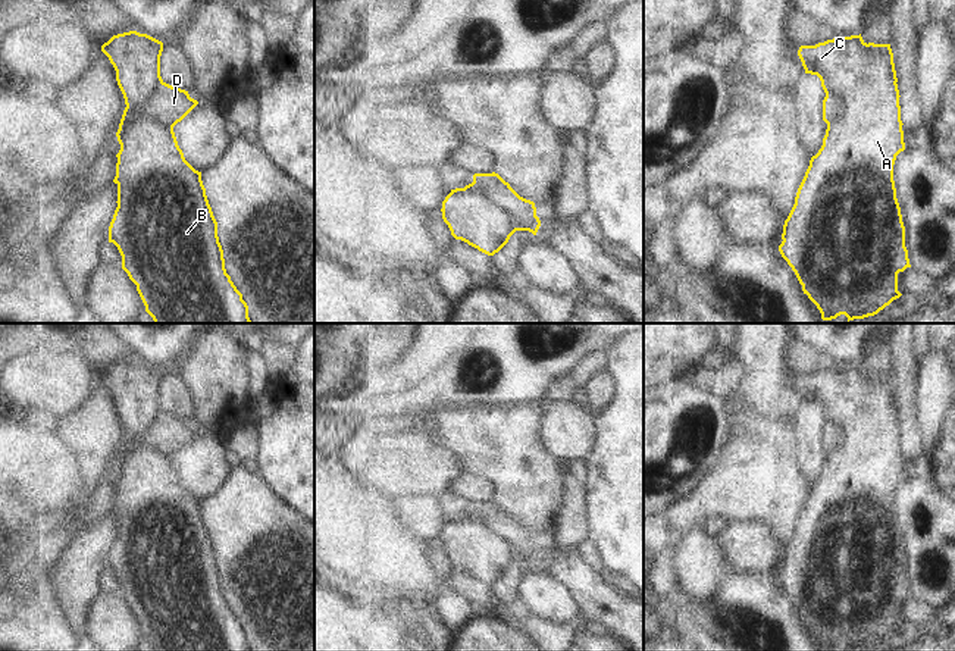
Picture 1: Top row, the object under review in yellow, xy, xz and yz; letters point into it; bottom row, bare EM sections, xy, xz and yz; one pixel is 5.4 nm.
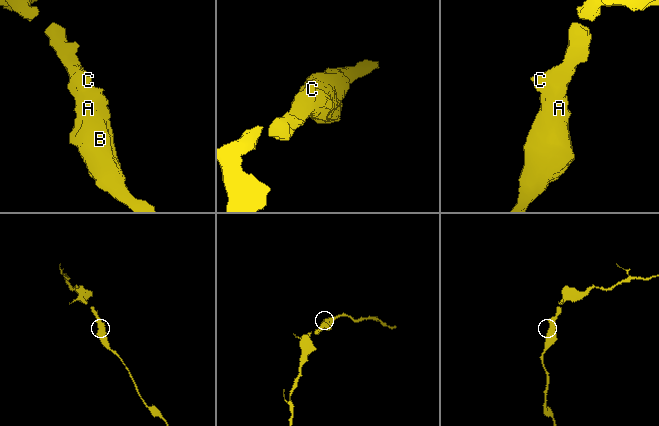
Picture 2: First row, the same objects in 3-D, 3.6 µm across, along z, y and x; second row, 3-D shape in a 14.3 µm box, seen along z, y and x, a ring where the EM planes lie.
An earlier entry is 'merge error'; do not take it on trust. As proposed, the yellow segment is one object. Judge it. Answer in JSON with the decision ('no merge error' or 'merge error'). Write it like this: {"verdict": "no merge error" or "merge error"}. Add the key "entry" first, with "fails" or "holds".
{"entry": "holds", "verdict": "merge error"}

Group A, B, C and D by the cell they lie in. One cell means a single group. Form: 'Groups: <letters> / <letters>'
Groups: A B C / D.

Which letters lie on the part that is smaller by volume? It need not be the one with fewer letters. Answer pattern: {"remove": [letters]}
{"remove": ["D"]}

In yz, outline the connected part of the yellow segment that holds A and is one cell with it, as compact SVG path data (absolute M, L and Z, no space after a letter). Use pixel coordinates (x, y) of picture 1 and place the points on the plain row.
M860 363L801 375L798 385L805 403L820 407L826 425L843 431L843 441L827 454L823 475L810 489L795 533L785 550L779 580L795 601L804 623L820 639L823 650L840 644L845 644L848 651L864 648L877 644L902 625L898 620L898 603L911 597L893 510L896 485L905 479L893 382L890 373L867 373Z

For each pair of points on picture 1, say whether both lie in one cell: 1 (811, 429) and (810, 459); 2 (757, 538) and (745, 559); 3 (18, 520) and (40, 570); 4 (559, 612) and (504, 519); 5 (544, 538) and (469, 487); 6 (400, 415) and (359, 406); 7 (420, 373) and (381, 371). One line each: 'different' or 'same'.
1: same
2: same
3: different
4: different
5: different
6: same
7: different

